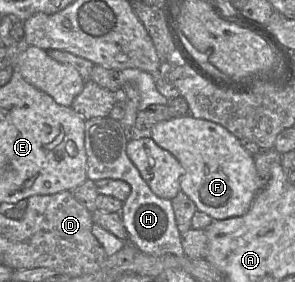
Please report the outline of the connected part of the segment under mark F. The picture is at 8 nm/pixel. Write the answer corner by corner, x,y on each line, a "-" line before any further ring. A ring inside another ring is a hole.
187,114
158,122
151,128
151,137
160,147
172,153
184,167
180,182
181,191
193,200
198,210
214,220
243,216
249,211
262,187
254,164
254,156
240,144
240,139
233,133
216,122

